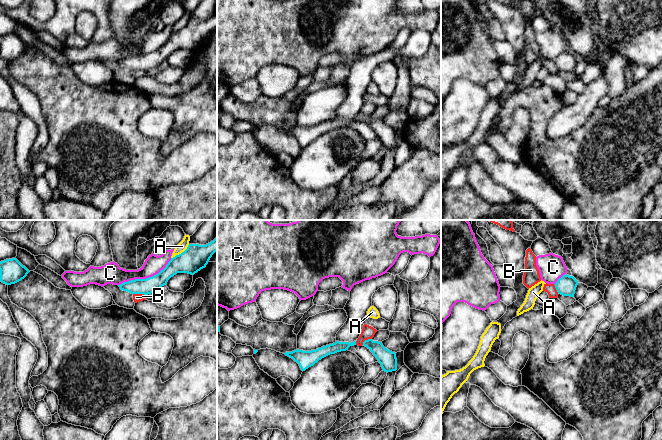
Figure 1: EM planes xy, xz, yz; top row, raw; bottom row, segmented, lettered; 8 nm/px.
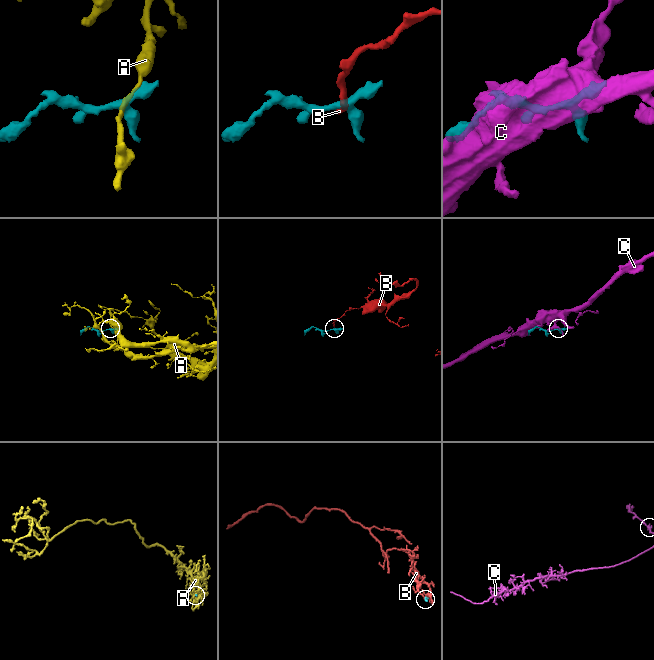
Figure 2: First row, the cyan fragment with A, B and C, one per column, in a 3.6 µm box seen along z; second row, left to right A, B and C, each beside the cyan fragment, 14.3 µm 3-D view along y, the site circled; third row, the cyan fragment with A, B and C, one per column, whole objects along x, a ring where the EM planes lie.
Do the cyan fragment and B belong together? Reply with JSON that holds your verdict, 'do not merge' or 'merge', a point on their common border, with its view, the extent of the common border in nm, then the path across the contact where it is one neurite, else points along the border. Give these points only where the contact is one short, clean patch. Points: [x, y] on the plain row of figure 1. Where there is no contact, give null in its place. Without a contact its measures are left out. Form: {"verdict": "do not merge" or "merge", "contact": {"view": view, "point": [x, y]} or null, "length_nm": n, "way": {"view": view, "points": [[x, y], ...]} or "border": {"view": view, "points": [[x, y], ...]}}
{"verdict": "do not merge", "contact": {"view": "xy", "point": [140, 69]}, "length_nm": 110, "border": {"view": "xy", "points": [[133, 69], [143, 69], [146, 71]]}}

